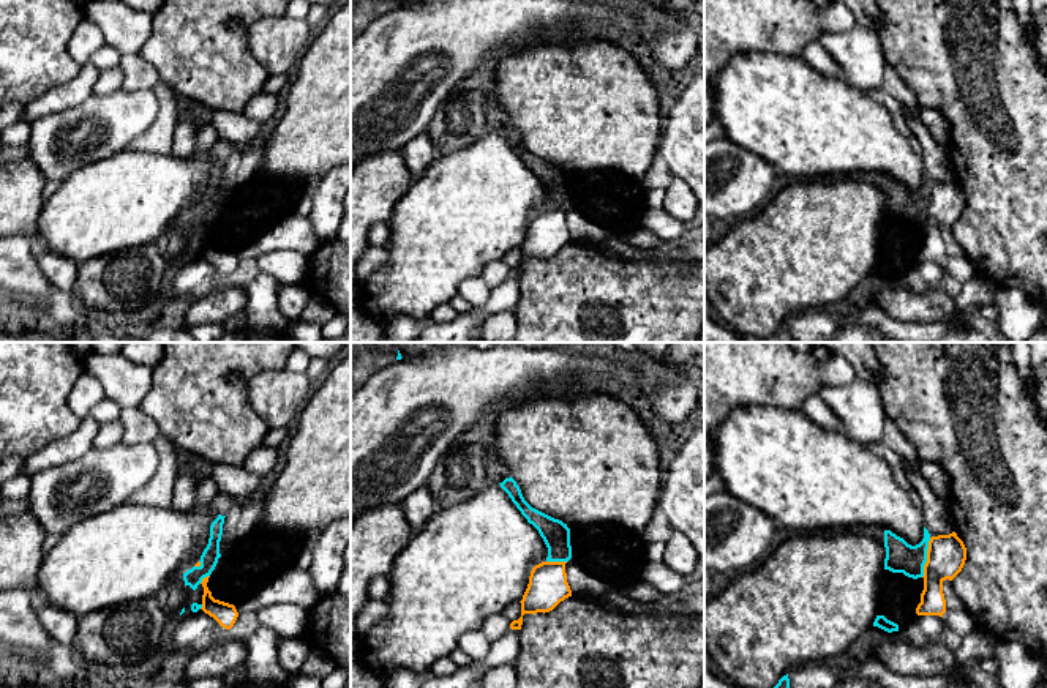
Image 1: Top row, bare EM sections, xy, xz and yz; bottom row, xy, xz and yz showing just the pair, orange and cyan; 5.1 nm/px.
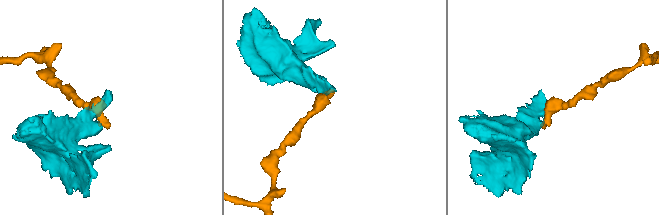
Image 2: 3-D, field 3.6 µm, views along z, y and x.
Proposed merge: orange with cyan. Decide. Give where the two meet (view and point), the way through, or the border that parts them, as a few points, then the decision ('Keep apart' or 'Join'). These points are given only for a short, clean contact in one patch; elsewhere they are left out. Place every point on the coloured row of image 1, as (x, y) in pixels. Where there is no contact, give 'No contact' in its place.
Touches orange at yz (927, 557). Boundary: yz (930, 538), (921, 576). Keep apart

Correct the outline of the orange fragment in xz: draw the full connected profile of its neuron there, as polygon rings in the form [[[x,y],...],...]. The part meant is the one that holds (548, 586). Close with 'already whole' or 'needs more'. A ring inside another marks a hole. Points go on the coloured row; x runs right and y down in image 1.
[[[542,562],[532,568],[527,589],[520,601],[521,617],[510,623],[512,630],[521,630],[524,614],[550,612],[561,601],[572,596],[565,563]]]; already whole

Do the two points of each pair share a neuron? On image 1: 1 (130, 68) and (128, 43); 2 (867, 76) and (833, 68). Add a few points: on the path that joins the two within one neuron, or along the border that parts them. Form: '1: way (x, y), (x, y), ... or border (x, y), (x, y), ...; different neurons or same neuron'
1: border (138, 52), (122, 56); different neurons
2: border (818, 41), (840, 68), (842, 76); different neurons

